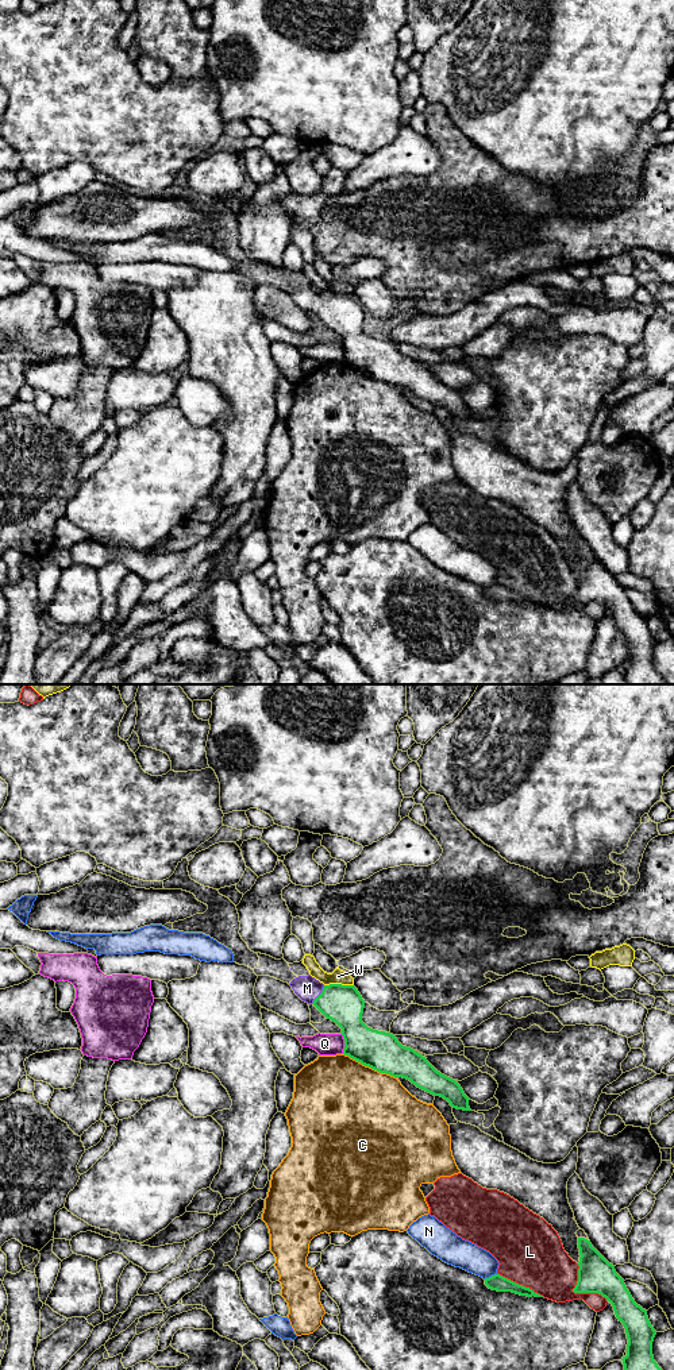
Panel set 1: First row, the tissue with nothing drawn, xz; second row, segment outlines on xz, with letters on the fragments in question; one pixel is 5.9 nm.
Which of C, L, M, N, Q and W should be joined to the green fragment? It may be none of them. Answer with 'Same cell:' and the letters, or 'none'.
Same cell: M

